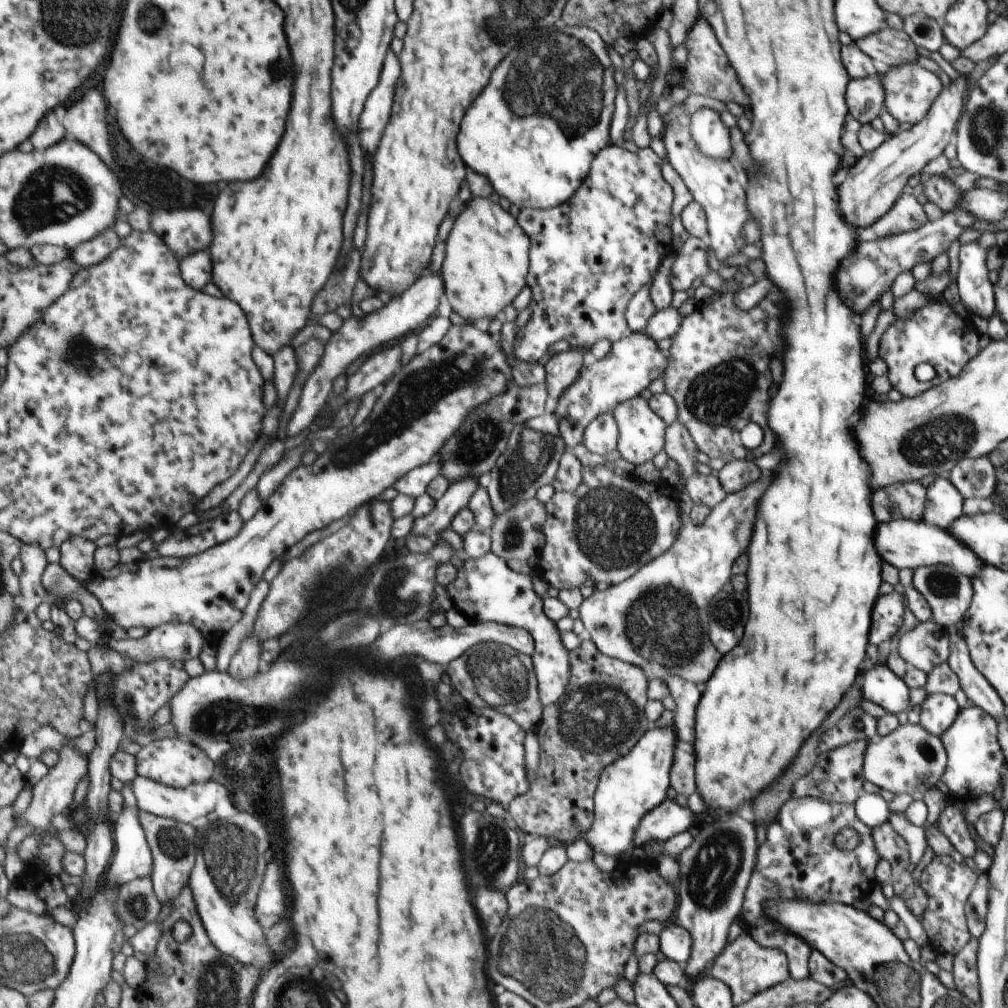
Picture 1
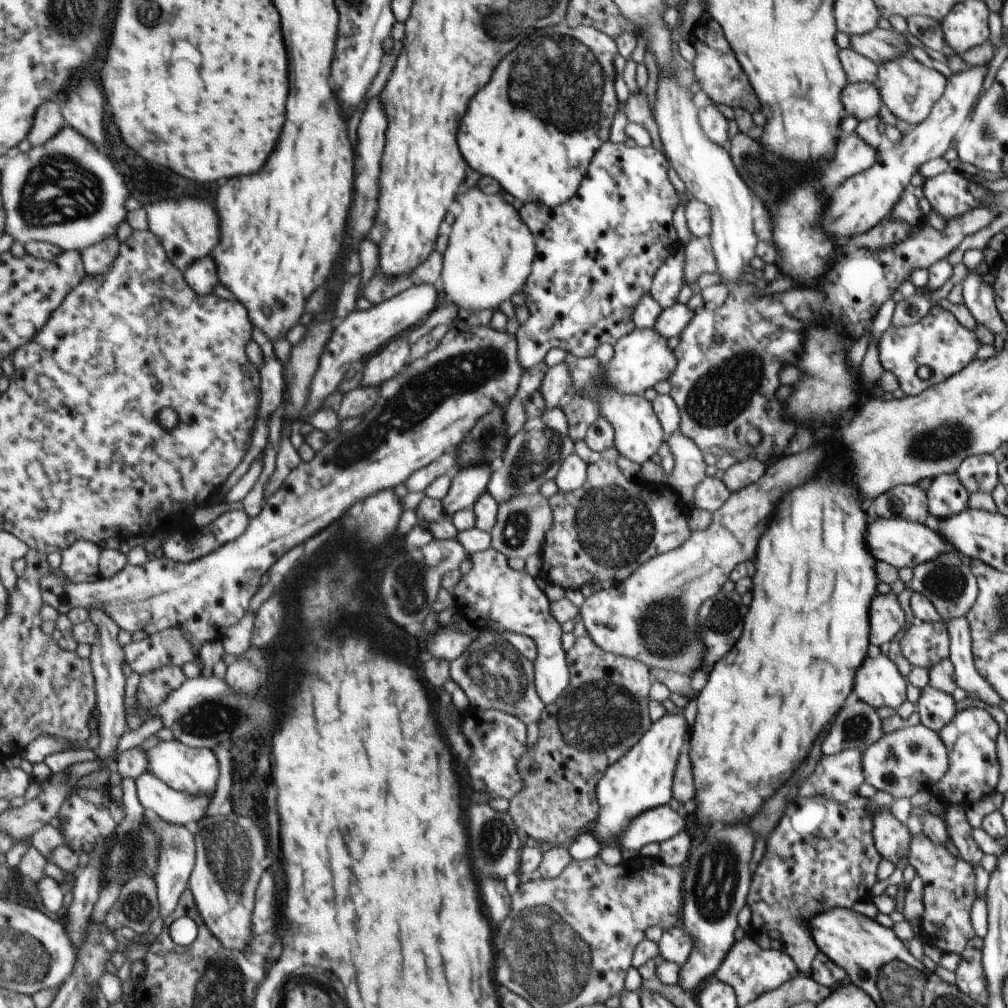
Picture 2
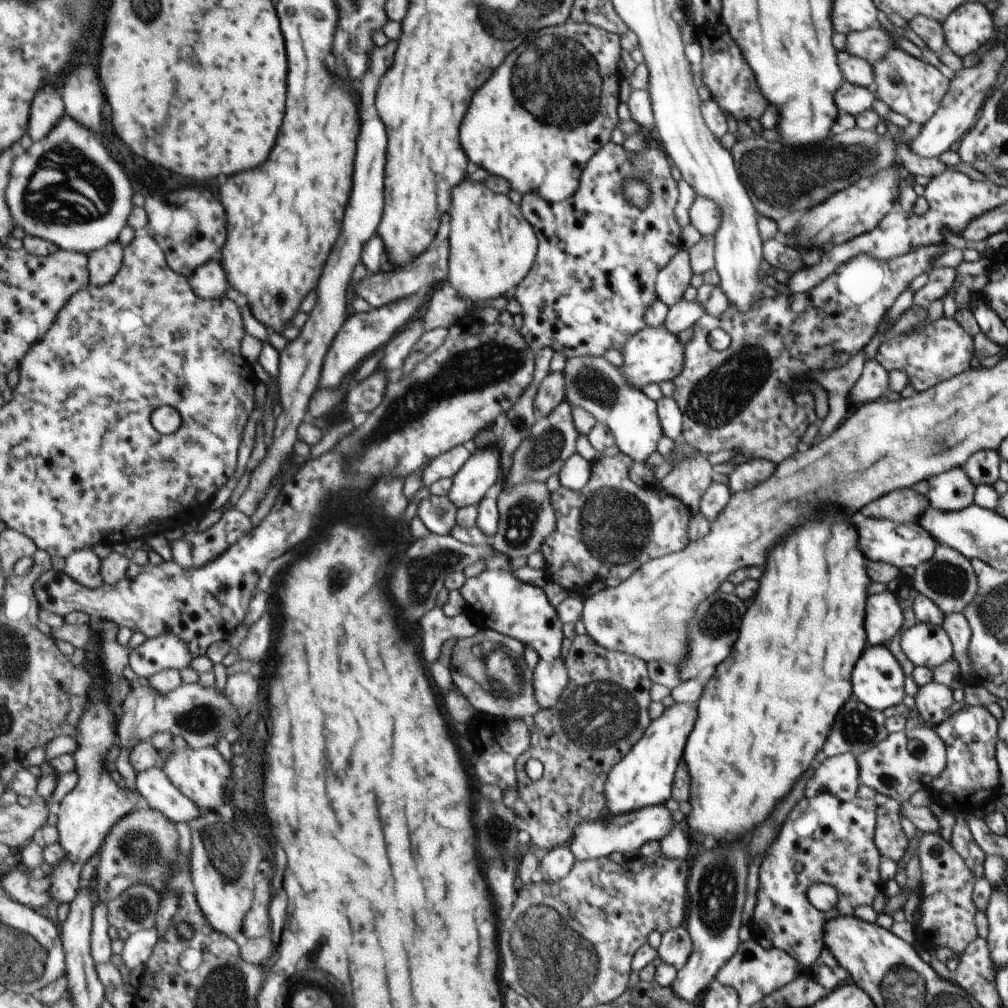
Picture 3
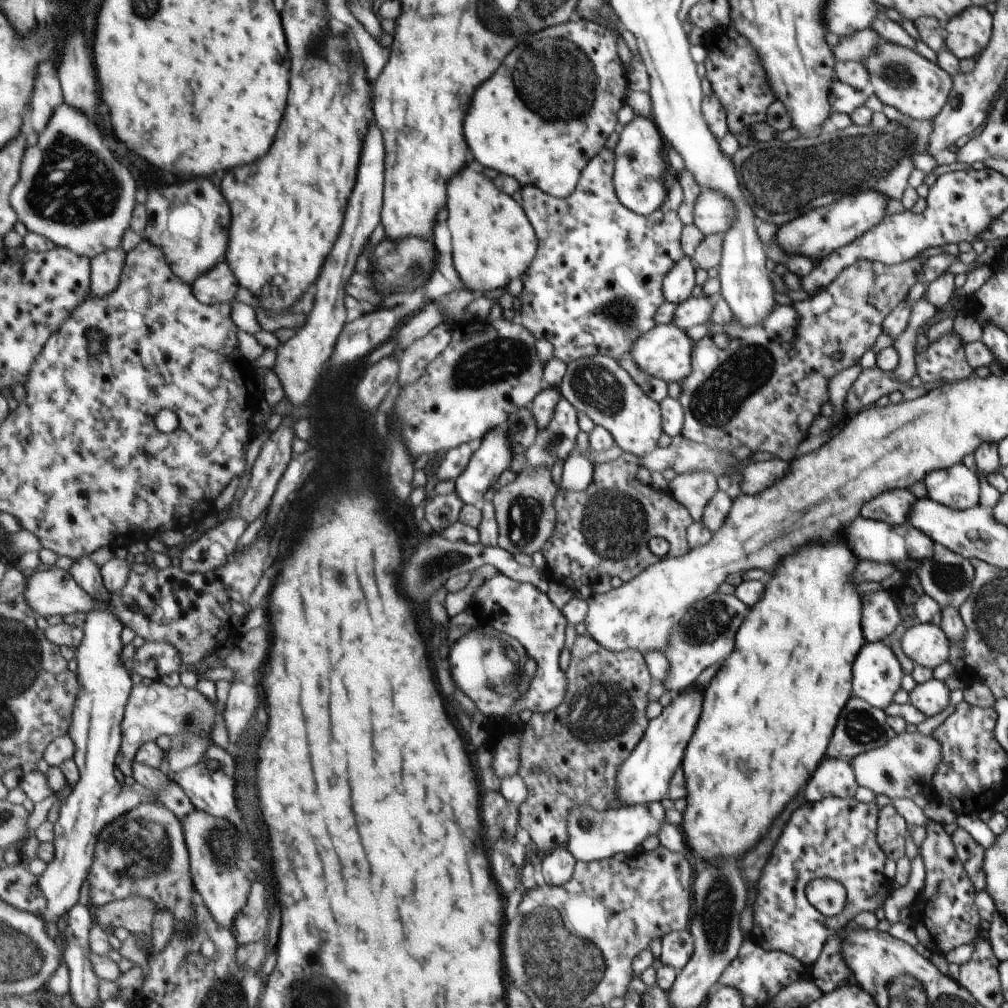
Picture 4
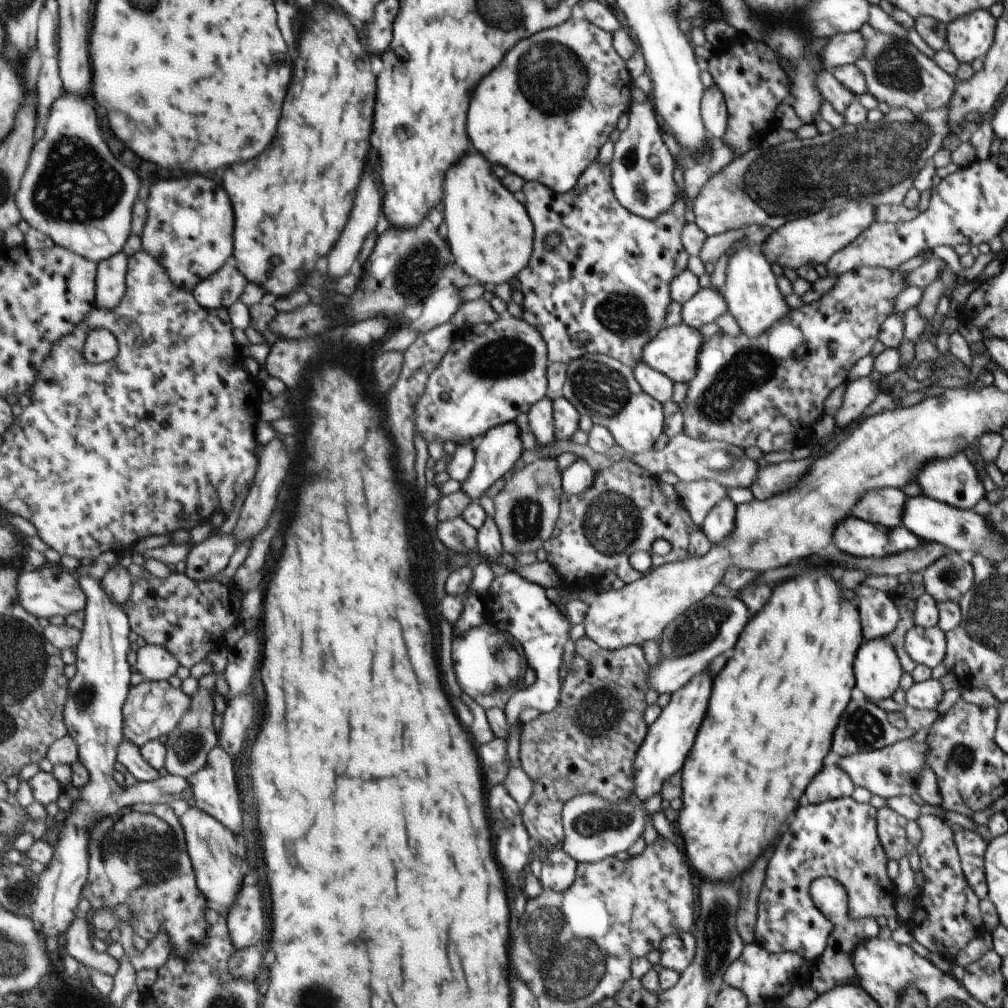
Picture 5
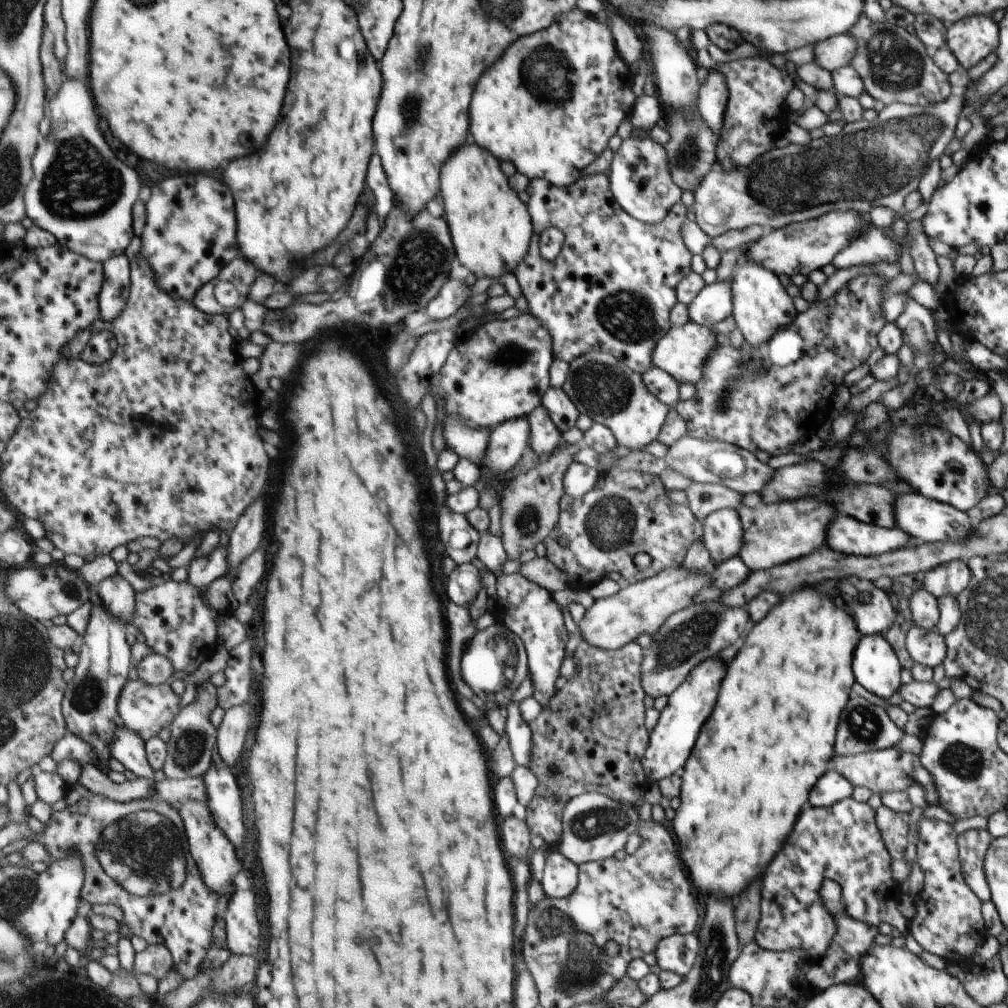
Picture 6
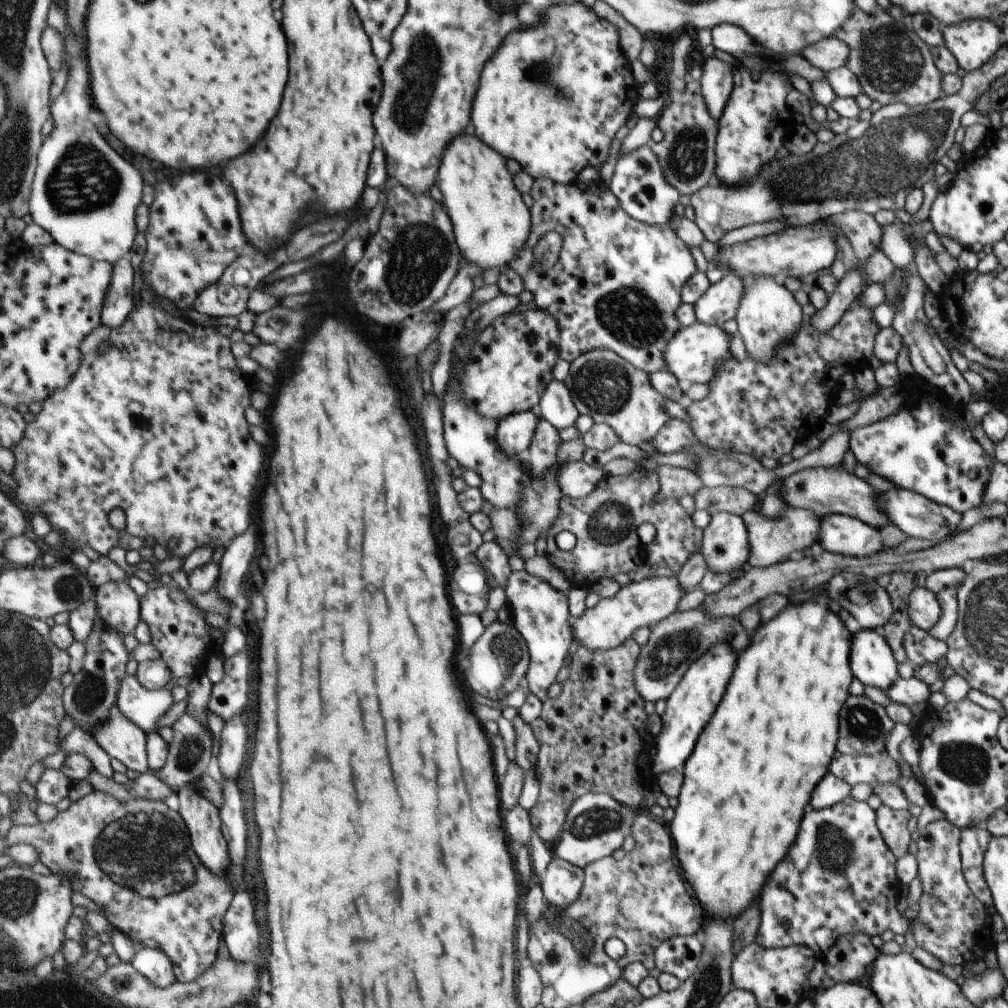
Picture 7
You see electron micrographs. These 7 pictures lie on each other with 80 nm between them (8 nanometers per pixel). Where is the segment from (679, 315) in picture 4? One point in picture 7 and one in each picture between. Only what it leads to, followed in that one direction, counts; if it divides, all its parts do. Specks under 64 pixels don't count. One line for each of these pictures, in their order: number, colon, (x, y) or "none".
5: (707, 303)
6: (713, 303)
7: (718, 303)

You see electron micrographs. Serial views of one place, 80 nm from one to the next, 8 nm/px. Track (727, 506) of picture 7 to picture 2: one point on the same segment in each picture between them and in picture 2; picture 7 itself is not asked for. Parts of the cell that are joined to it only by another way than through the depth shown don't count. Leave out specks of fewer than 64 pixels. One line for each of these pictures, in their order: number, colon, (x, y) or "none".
2: (688, 471)
3: (687, 481)
4: (693, 490)
5: (698, 497)
6: (702, 499)

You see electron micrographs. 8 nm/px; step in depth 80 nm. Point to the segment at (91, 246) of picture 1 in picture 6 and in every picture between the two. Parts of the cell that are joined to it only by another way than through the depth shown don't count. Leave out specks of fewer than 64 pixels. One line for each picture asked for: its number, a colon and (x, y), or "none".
2: (99, 259)
3: (103, 265)
4: (107, 268)
5: (111, 288)
6: (115, 294)

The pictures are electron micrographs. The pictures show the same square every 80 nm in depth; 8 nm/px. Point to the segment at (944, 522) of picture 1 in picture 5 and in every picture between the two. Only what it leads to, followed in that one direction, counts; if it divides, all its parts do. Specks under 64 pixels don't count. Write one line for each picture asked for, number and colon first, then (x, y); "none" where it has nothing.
2: (946, 496)
3: (953, 490)
4: (955, 487)
5: (952, 480)

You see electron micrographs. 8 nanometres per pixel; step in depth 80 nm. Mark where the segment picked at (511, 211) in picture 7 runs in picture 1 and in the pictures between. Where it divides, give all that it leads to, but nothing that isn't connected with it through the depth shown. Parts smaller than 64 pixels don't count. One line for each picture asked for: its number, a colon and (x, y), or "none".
1: (488, 260)
2: (492, 251)
3: (493, 247)
4: (494, 241)
5: (491, 234)
6: (492, 228)

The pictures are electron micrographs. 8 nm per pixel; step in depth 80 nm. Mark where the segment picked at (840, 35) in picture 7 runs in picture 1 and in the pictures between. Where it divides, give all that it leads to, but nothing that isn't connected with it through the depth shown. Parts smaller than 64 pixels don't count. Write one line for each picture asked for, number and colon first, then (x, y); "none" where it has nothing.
1: (909, 89)
2: (909, 89)
3: (910, 87)
4: (899, 77)
5: (895, 72)
6: (893, 65)

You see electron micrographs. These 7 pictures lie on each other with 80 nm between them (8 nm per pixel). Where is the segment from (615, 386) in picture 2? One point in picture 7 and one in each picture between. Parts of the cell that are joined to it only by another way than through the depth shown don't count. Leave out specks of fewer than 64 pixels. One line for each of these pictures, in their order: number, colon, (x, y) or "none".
3: (652, 355)
4: (665, 352)
5: (673, 351)
6: (681, 353)
7: (694, 353)

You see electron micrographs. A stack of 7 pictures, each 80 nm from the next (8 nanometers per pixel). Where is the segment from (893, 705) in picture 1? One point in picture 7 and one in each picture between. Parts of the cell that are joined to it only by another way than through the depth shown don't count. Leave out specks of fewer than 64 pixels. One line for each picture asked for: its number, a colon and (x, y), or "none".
2: (880, 683)
3: (877, 681)
4: (876, 676)
5: (878, 670)
6: (877, 668)
7: (873, 661)

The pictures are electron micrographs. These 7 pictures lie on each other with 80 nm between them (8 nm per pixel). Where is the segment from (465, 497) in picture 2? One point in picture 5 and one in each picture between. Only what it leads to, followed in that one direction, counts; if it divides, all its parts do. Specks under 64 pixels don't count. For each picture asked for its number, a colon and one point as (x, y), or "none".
3: (482, 471)
4: (493, 454)
5: (498, 453)

